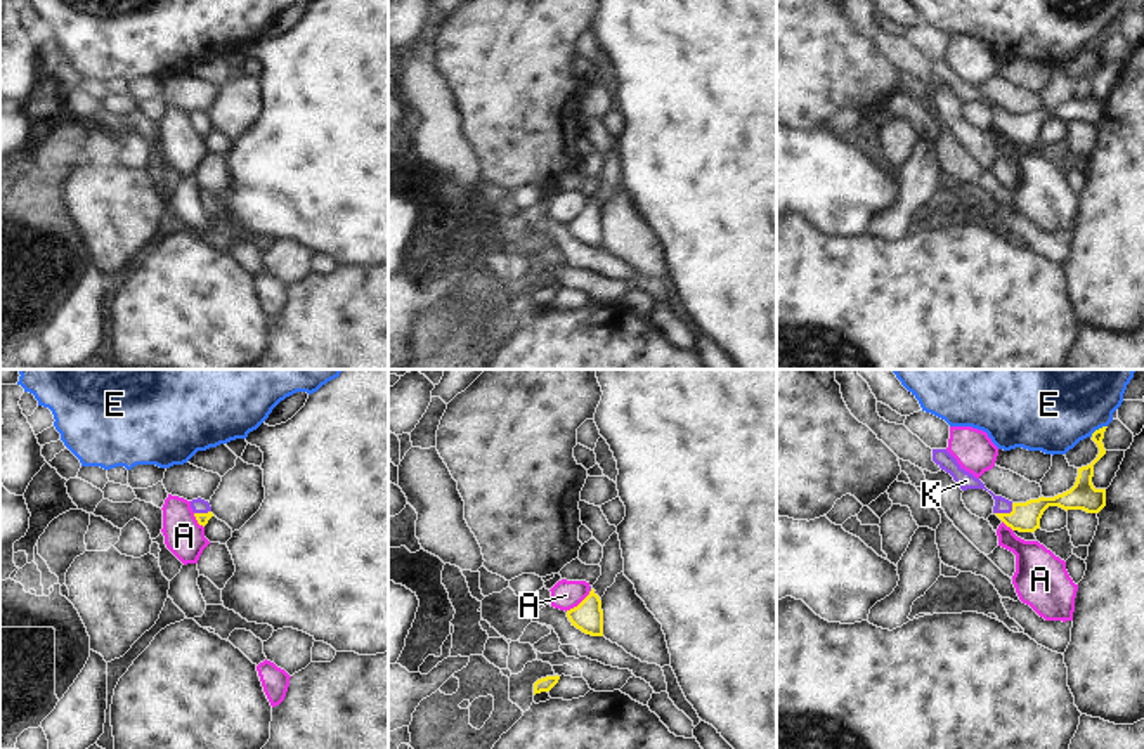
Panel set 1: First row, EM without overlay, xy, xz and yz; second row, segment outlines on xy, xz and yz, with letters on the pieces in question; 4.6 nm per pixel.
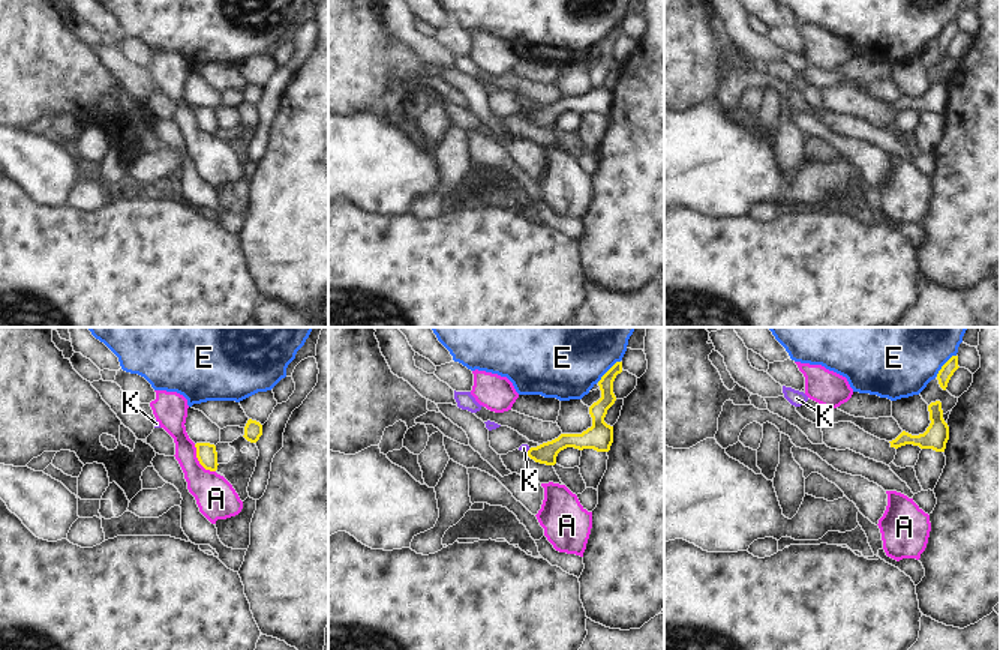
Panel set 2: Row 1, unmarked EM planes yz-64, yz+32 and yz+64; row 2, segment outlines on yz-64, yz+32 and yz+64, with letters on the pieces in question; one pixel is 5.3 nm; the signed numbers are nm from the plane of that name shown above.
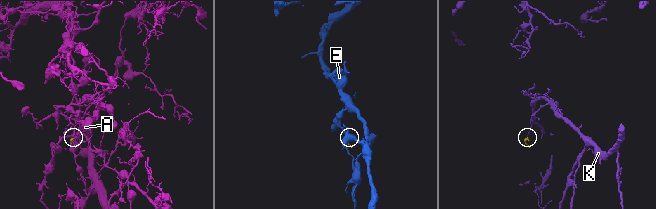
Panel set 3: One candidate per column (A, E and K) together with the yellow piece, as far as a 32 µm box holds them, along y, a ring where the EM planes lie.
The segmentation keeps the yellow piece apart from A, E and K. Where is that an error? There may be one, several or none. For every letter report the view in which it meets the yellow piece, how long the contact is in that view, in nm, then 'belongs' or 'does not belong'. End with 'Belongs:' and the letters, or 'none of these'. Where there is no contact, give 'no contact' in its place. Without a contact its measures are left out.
A: meets yellow in xz; contact 150 nm long; does not belong
E: meets yellow in yz; contact 90 nm long; does not belong
K: meets yellow in yz; contact 100 nm long; belongs
Belongs: K

